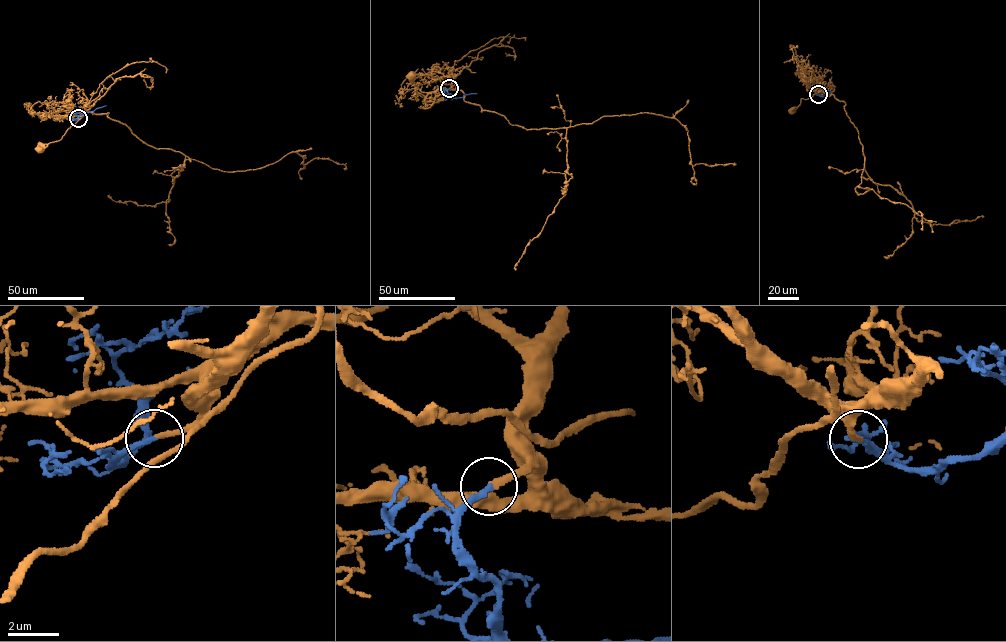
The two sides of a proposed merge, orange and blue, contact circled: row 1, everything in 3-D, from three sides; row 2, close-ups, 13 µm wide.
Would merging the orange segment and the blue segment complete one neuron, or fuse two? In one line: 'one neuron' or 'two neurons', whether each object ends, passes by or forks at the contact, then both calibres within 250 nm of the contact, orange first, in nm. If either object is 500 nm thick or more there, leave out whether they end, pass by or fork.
one neuron; orange ends; blue ends; calibres 220 and 200 nm

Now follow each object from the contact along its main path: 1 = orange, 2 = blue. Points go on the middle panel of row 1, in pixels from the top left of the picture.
1: (449, 88), (452, 85), (444, 84), (437, 76), (411, 76)
2: (449, 88), (452, 98), (476, 94)

